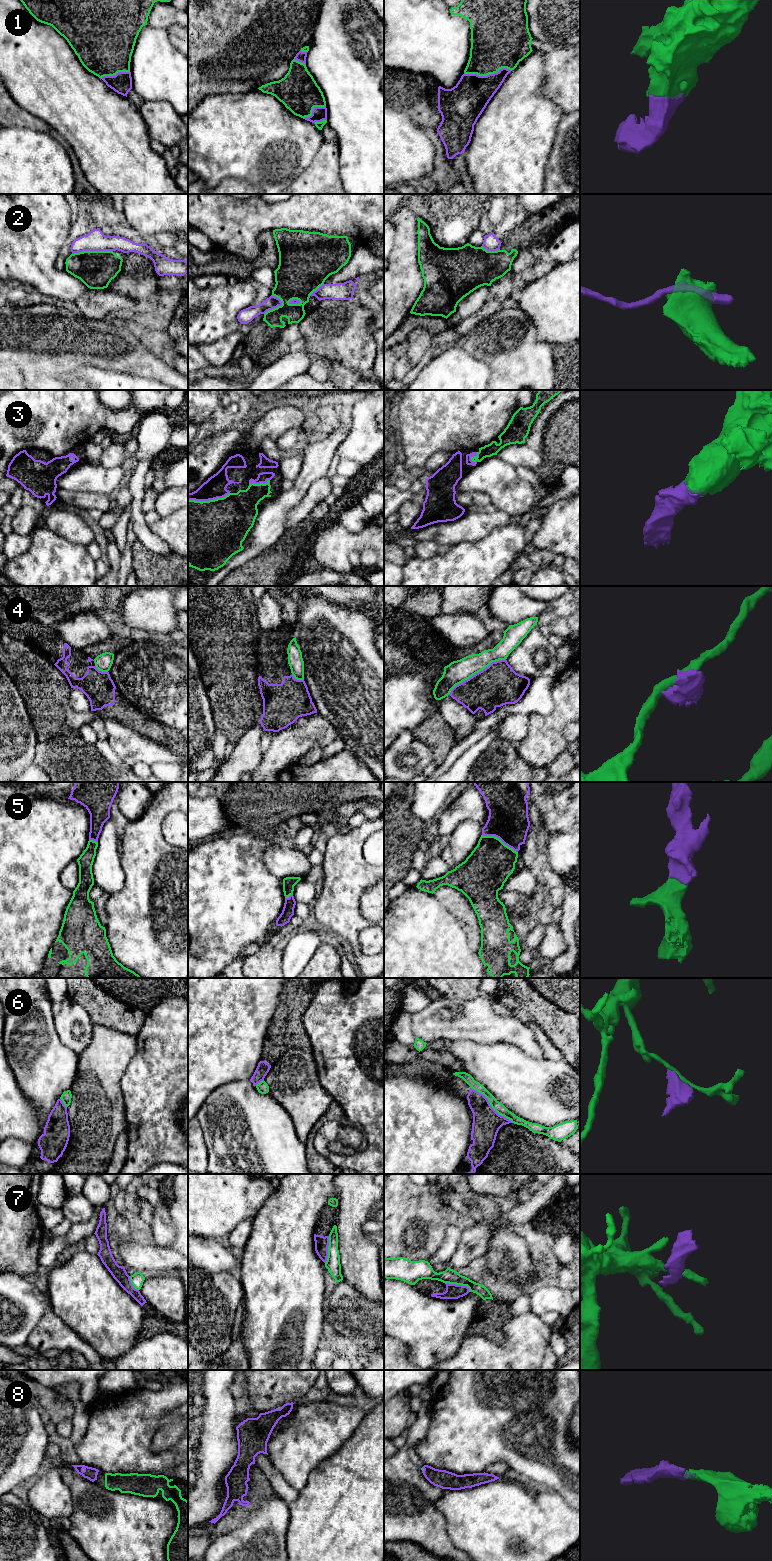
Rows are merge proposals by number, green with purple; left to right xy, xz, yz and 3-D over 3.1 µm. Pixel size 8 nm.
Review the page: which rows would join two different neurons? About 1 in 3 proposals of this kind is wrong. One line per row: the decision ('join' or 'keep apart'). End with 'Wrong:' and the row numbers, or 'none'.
1: join
2: keep apart
3: join
4: keep apart
5: join
6: keep apart
7: keep apart
8: join
Wrong: 2, 4, 6, 7

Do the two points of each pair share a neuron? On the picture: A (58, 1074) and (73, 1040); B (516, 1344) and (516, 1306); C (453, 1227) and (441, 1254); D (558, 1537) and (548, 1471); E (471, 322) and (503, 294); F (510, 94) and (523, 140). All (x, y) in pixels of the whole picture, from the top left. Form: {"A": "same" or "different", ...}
{"A": "different", "B": "different", "C": "same", "D": "different", "E": "same", "F": "same"}

